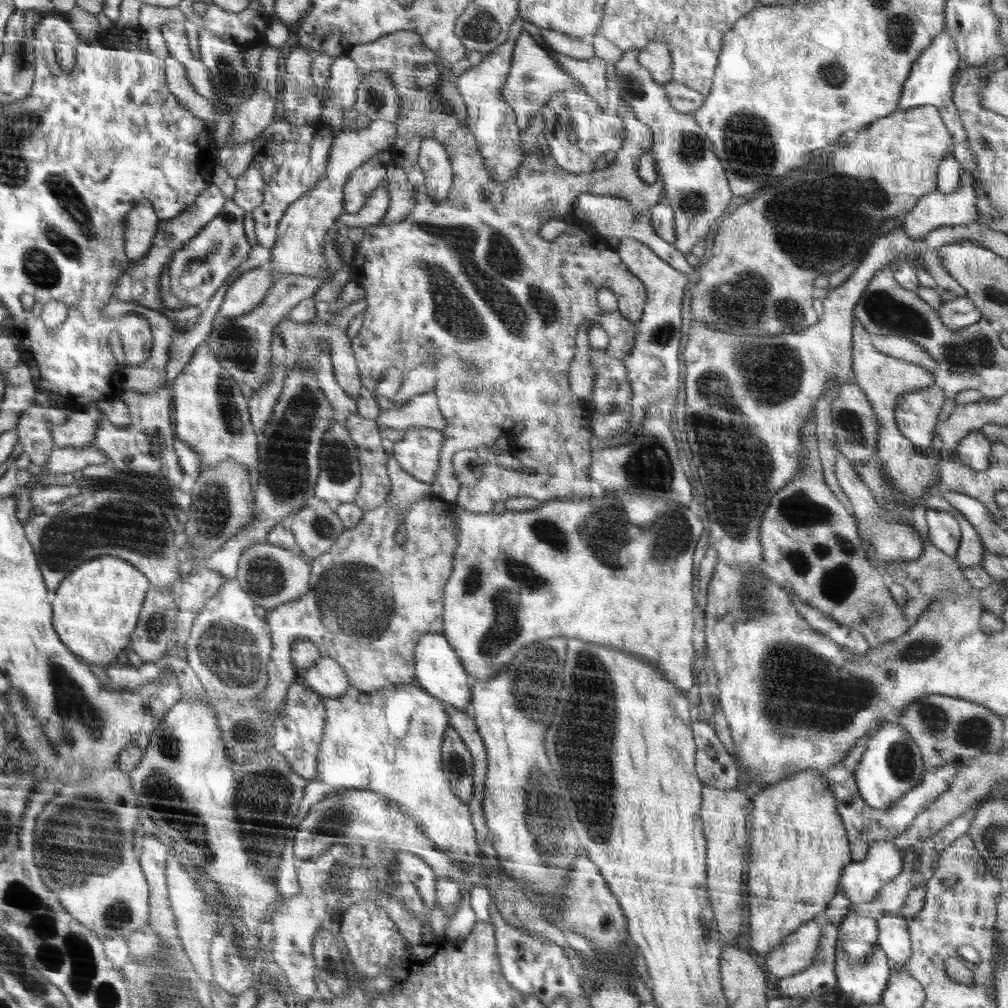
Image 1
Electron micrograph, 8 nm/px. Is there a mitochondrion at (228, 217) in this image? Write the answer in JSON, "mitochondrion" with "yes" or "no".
{"mitochondrion":"no"}

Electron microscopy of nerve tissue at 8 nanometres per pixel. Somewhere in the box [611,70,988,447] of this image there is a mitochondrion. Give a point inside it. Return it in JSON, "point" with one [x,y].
{"point":[837,216]}

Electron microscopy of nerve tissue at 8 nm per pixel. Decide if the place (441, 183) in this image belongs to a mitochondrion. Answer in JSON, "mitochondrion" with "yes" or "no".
{"mitochondrion":"no"}

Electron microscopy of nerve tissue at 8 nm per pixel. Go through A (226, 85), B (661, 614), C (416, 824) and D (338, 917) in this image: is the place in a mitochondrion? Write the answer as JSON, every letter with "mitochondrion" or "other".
{"A":"mitochondrion","B":"other","C":"other","D":"other"}

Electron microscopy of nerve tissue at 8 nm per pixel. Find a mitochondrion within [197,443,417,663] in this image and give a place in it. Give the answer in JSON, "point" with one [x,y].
{"point":[351,596]}

